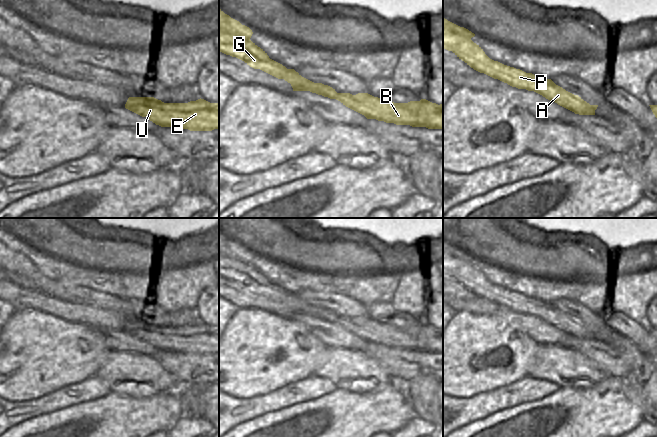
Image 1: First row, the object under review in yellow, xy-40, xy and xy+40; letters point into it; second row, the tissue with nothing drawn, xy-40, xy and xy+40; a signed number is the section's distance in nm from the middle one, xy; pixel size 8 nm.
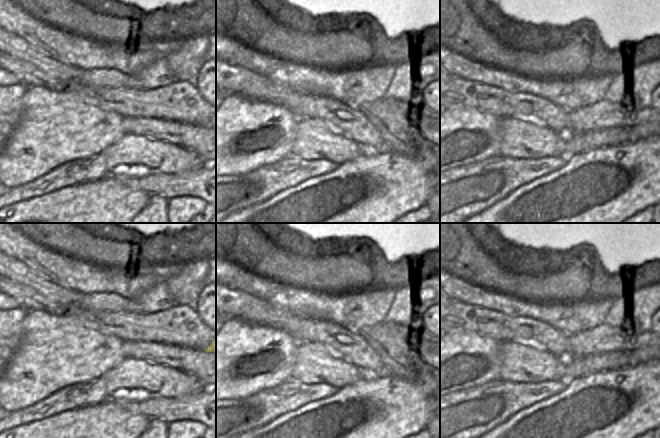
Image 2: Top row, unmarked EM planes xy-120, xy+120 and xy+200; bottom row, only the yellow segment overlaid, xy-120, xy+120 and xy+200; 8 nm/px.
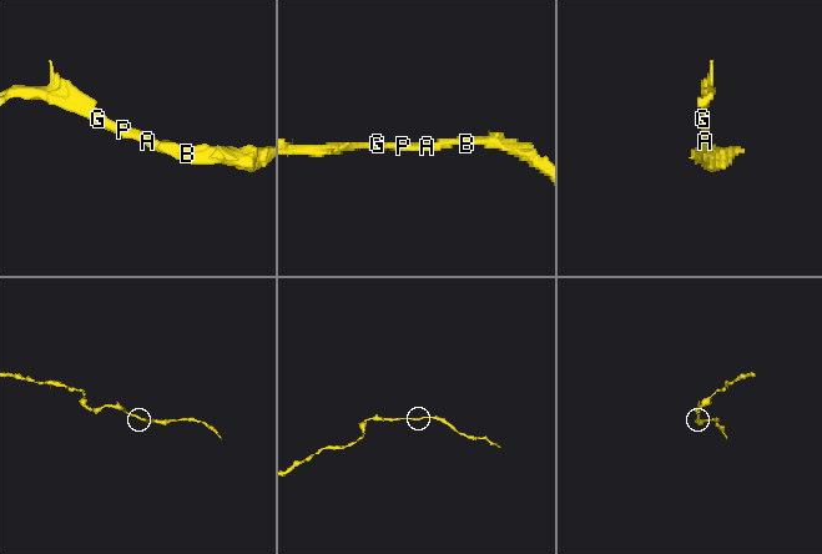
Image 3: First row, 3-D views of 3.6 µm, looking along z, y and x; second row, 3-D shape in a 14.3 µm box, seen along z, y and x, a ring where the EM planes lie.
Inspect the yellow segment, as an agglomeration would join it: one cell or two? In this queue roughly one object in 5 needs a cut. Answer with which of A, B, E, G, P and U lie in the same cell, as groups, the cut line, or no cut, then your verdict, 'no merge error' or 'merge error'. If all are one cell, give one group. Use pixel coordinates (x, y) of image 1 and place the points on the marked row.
groups A B E G P U; cut none; no merge error

